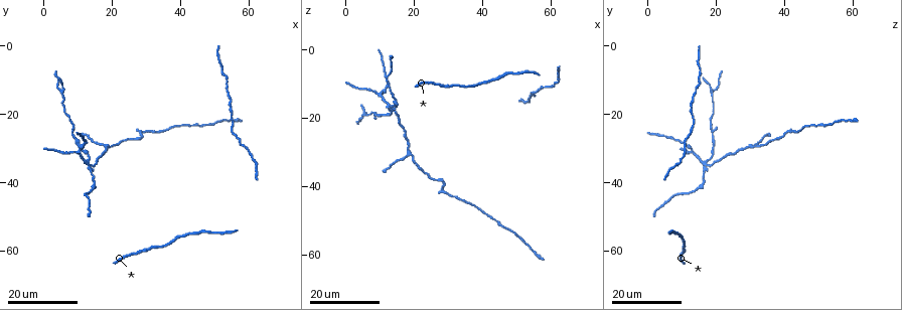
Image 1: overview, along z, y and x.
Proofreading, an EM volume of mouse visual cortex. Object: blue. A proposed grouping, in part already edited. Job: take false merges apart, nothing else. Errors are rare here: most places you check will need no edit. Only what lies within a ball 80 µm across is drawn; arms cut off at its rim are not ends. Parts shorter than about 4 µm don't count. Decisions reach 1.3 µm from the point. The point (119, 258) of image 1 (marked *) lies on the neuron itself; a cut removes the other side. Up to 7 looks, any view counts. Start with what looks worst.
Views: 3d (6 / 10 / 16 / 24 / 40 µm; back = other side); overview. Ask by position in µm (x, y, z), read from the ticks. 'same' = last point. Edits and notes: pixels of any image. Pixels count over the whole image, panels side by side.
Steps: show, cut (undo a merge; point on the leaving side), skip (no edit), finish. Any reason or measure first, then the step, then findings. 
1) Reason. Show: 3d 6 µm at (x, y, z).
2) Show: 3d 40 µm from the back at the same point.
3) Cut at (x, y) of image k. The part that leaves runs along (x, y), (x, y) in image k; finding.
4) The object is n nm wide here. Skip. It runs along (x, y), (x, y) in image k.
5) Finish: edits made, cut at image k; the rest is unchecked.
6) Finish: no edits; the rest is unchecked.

Looks like a crossing. Show: 3d 16 µm at (12.5, 34.5, 16.0).

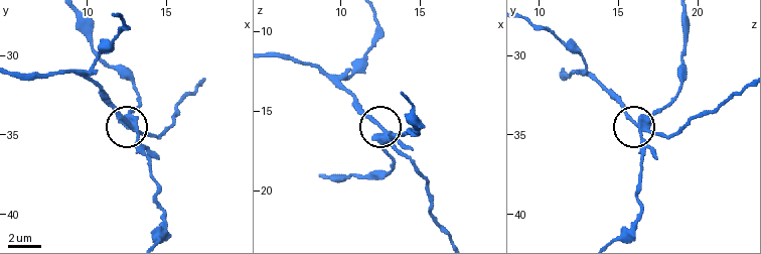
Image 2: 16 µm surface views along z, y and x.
Show: 3d 6 µm at (12.6, 34.1, 16.1).

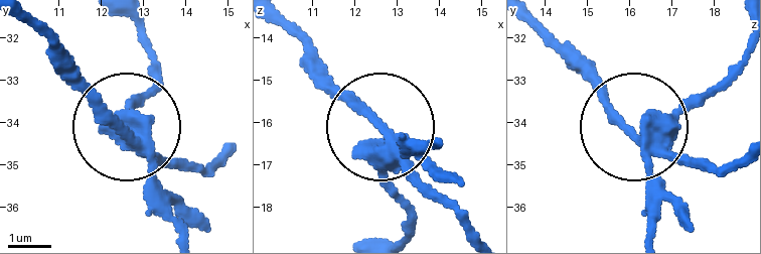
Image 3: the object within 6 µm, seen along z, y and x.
5 arms meet here. Skip. It runs along (645, 233), (642, 135), (552, 41) in image 3; continuous, no second neuron.

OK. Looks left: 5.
Branch point. Show: 3d 24 µm at (18.5, 29.5, 31.0).

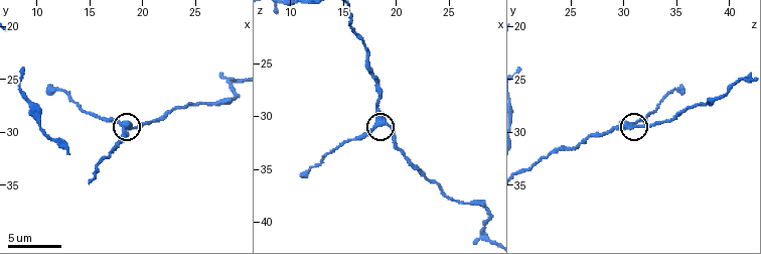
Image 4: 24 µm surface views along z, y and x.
Zoom in. Show: 3d 10 µm at (18.8, 29.8, 30.6).

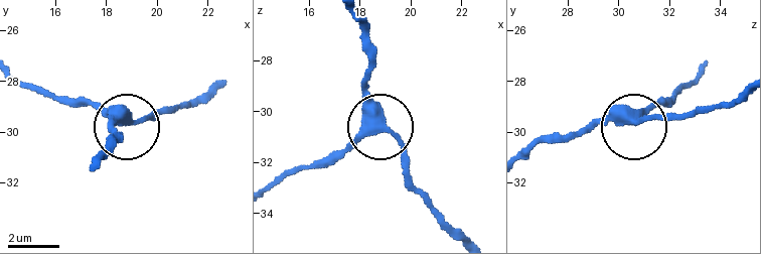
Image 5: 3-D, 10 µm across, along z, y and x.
The object is 340 nm wide here. Skip. It runs along (363, 19), (367, 91), (378, 127), (337, 160) in image 5; all the same neuron.

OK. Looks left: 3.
Three arms meet. Show: 3d 16 µm at (10.0, 31.0, 13.5).

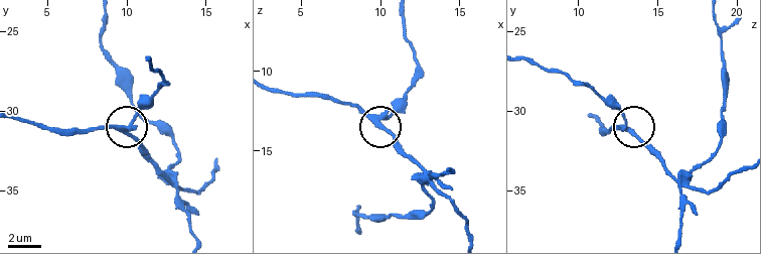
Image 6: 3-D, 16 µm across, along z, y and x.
Show: 3d 6 µm at (9.8, 31.1, 12.8).

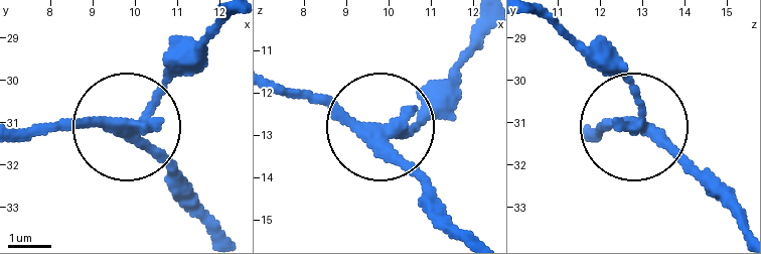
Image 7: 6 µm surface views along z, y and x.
Cut at (169, 70) of image 7. The part that leaves runs along (143, 118), (222, 16) in image 7; two neurons meet here.

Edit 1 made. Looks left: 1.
Finish: edits made, cut at image 7; the rest is unchecked.

